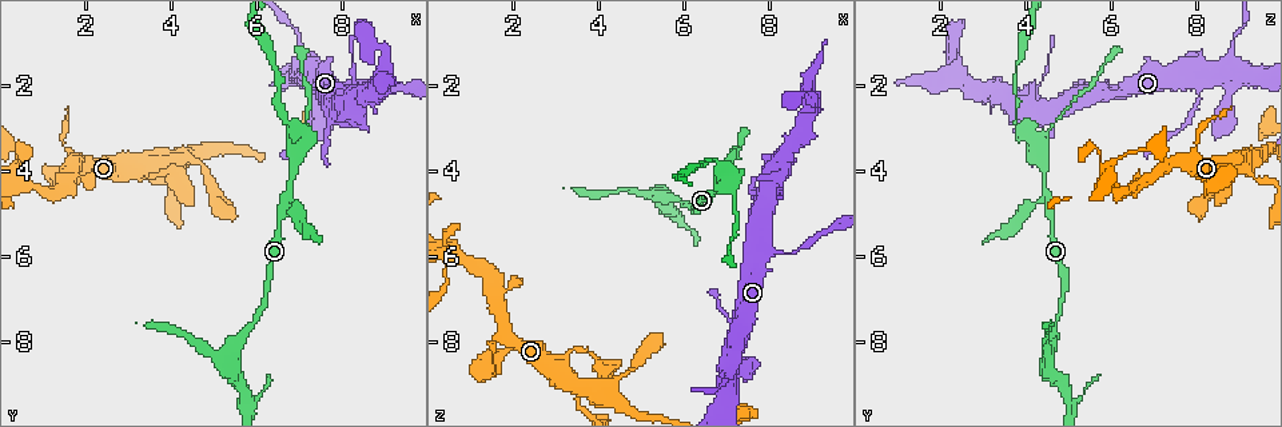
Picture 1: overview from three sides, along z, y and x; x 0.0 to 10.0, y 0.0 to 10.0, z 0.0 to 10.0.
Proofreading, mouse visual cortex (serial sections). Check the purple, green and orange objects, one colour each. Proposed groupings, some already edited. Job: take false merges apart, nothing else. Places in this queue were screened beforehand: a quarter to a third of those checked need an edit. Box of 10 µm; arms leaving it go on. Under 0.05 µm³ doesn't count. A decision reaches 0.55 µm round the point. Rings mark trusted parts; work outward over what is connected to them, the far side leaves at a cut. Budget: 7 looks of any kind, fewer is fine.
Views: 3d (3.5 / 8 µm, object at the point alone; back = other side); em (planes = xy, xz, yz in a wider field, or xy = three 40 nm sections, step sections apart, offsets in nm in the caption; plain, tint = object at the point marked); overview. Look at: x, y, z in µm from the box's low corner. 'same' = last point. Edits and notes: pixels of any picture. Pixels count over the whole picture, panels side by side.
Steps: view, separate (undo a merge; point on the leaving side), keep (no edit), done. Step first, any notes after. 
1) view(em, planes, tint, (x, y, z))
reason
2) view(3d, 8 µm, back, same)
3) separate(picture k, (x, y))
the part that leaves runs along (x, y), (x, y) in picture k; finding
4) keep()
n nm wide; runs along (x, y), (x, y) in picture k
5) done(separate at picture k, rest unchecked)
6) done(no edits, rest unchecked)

view(em, xy, step 2, tint, (4.15, 3.75, 9.15))
small branch off a trunk

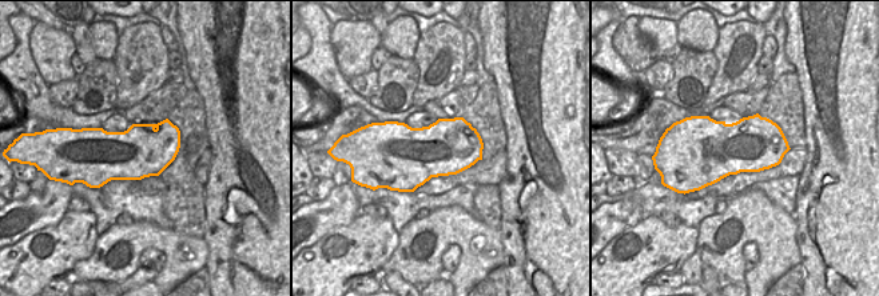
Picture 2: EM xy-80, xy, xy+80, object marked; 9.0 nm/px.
view(3d, 3.5 µm, same)

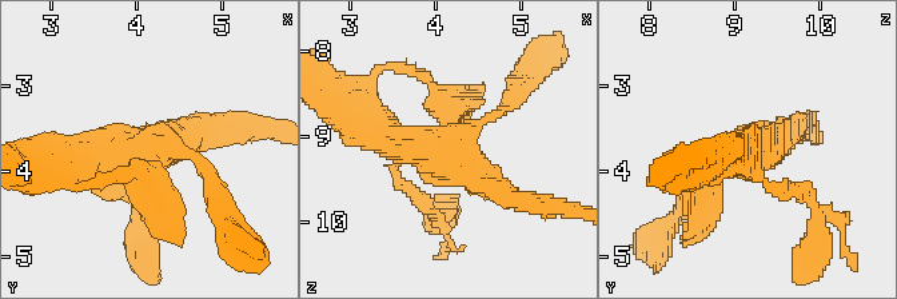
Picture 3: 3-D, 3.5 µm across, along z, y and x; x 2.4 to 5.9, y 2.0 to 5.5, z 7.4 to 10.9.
keep()
arms of 150, 150, 300, 350 nm; runs along (366, 120), (518, 199) in picture 3; all the same cell

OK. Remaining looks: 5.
view(3d, 3.5 µm, (9.00, 1.55, 2.30))

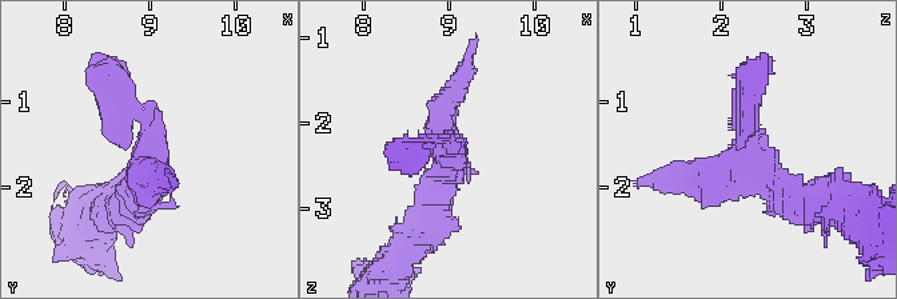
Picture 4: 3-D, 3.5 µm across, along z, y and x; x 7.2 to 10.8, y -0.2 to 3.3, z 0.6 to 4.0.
view(em, xy, step 1, tint, (9.00, 1.65, 2.30))
3 arms; arms of 200, 300, 400 nm; now the EM

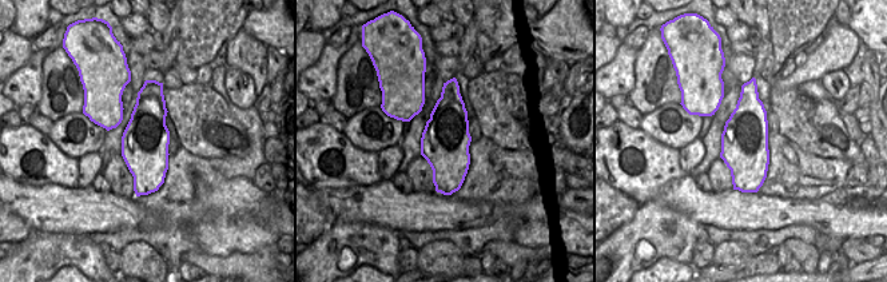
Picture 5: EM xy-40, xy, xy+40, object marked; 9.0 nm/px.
keep()
continuous, no second cell

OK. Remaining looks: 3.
view(3d, 3.5 µm, (7.05, 0.90, 8.90))
a narrow waist

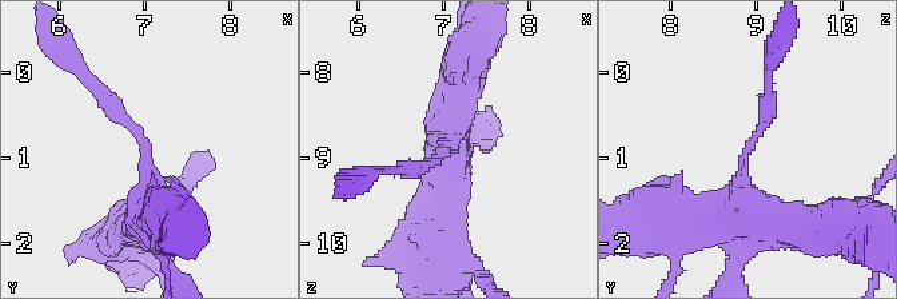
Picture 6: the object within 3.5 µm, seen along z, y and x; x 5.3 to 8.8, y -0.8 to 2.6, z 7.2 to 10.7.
view(em, xy, step 3, tint, (7.00, 0.90, 8.90))
arms of 200, 450 nm

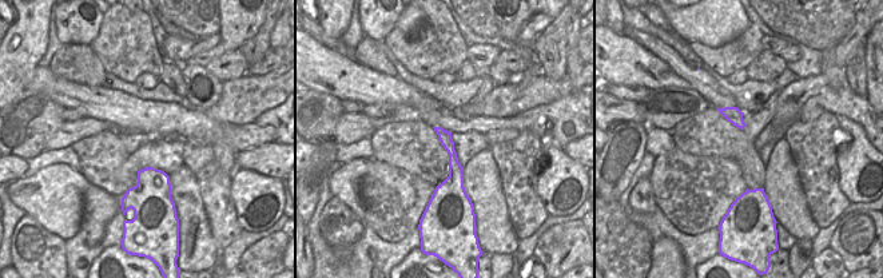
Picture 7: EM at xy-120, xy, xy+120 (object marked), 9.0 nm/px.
keep()
runs along (440, 131), (452, 153), (453, 181), (437, 197) in picture 7; continuous, no second cell

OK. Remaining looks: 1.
done(no edits, rest unchecked)

